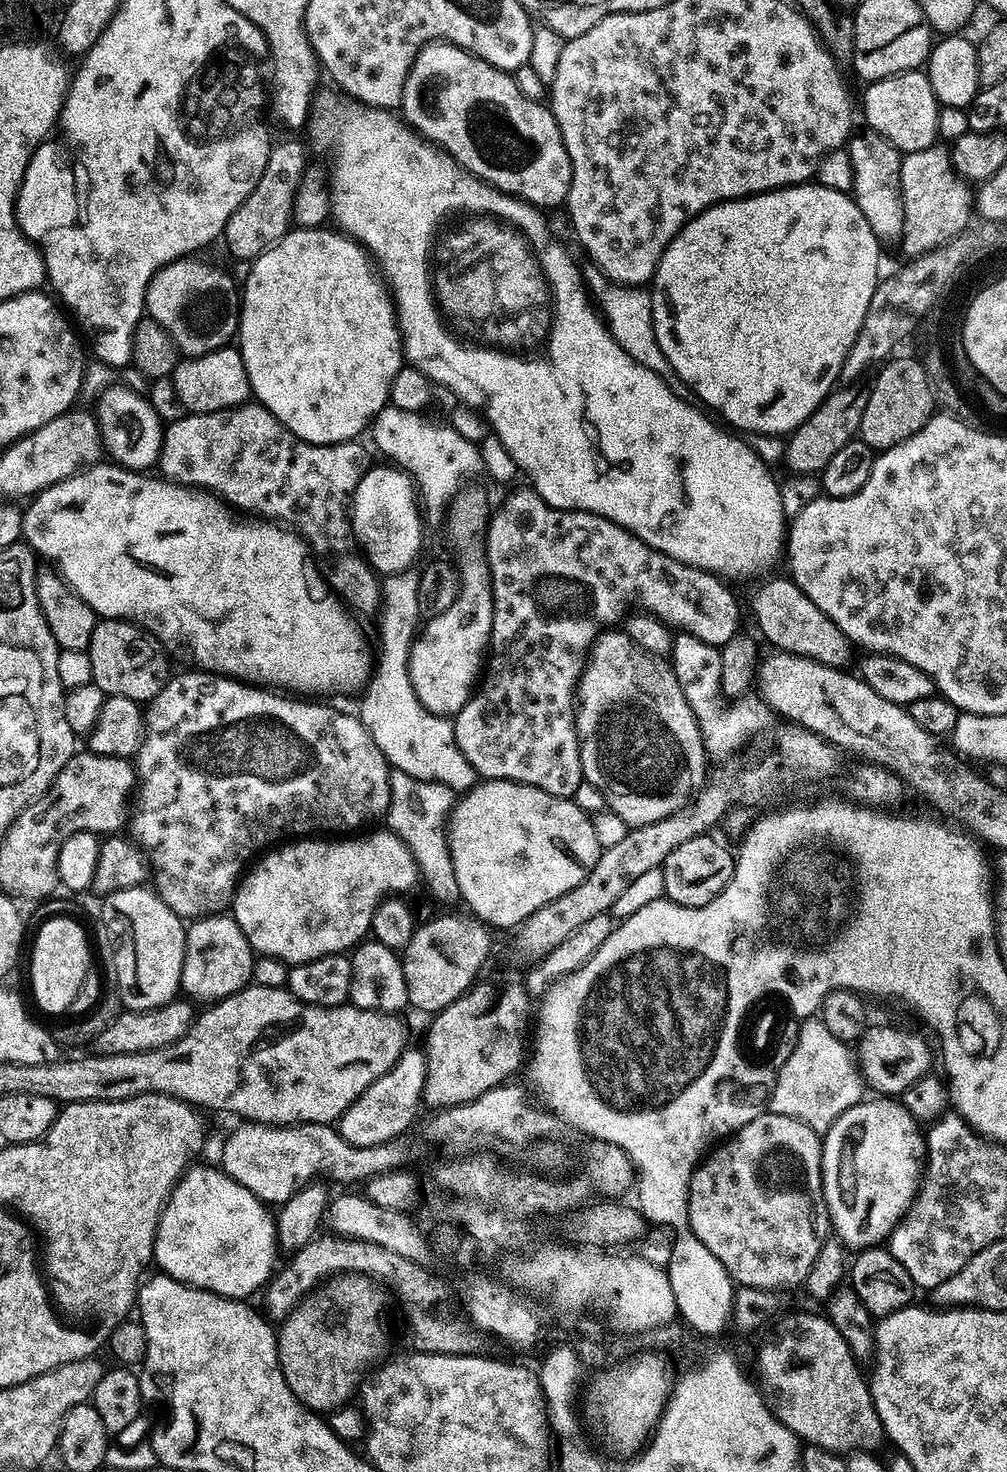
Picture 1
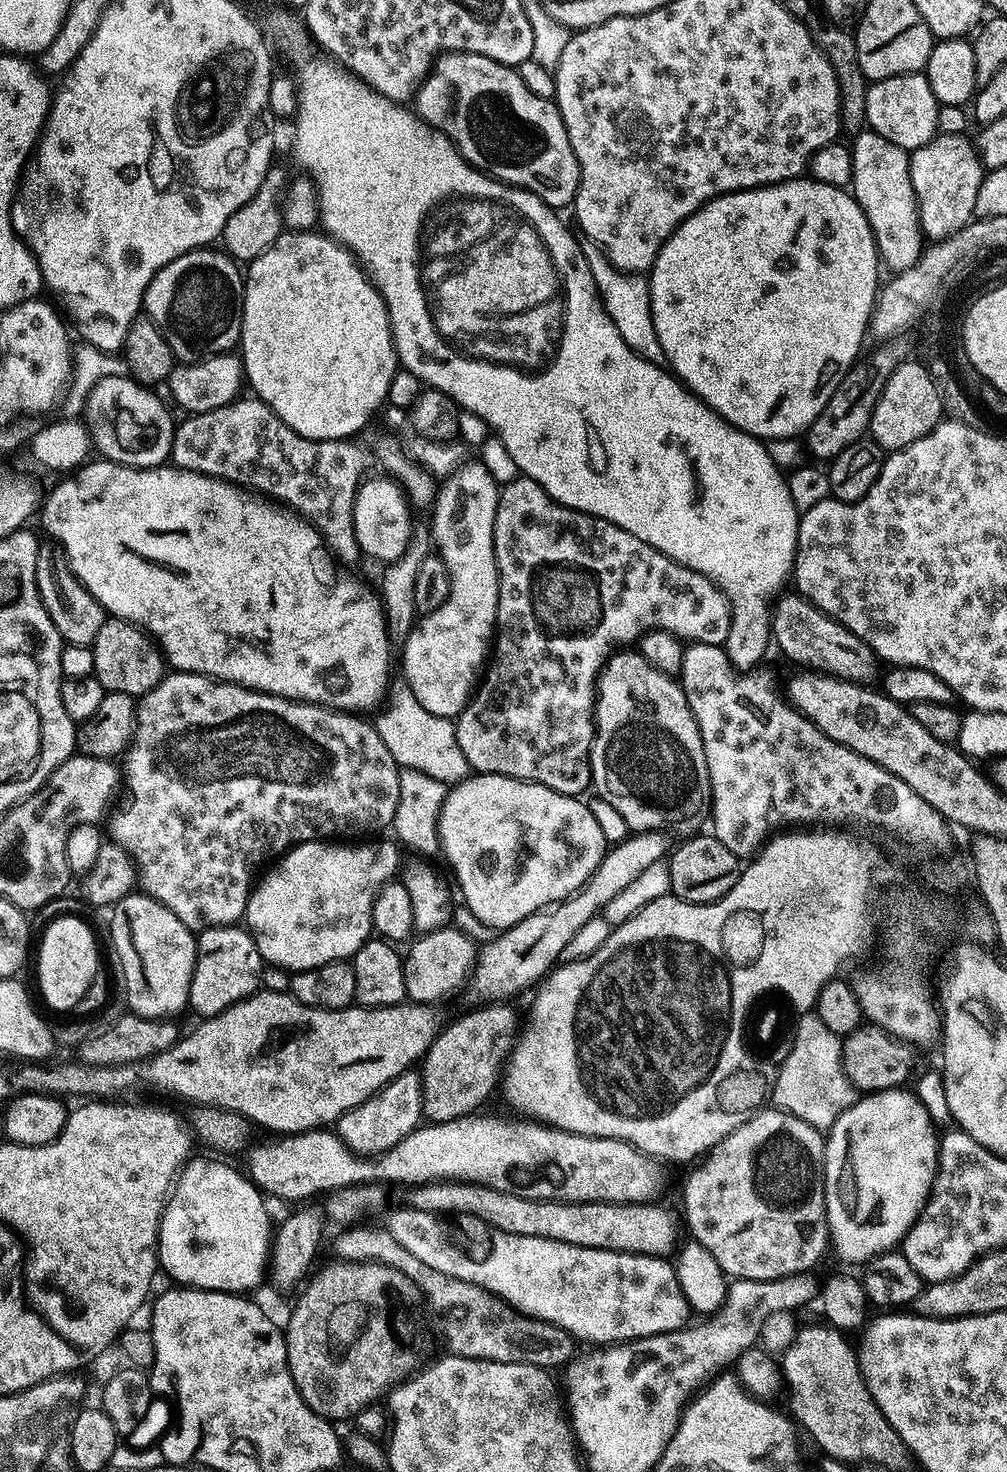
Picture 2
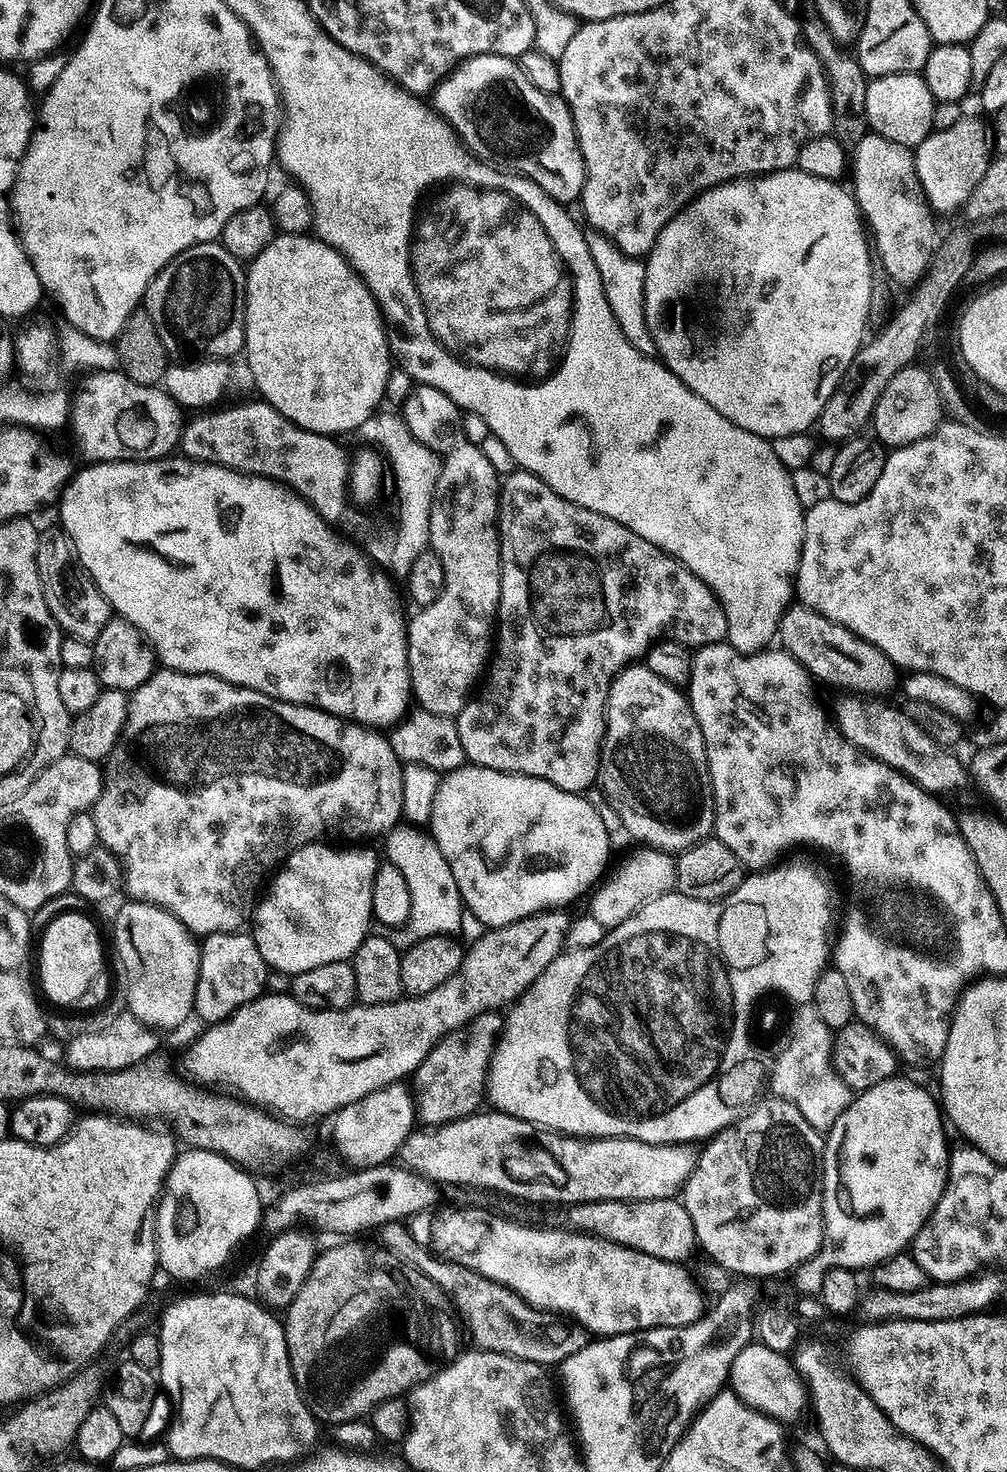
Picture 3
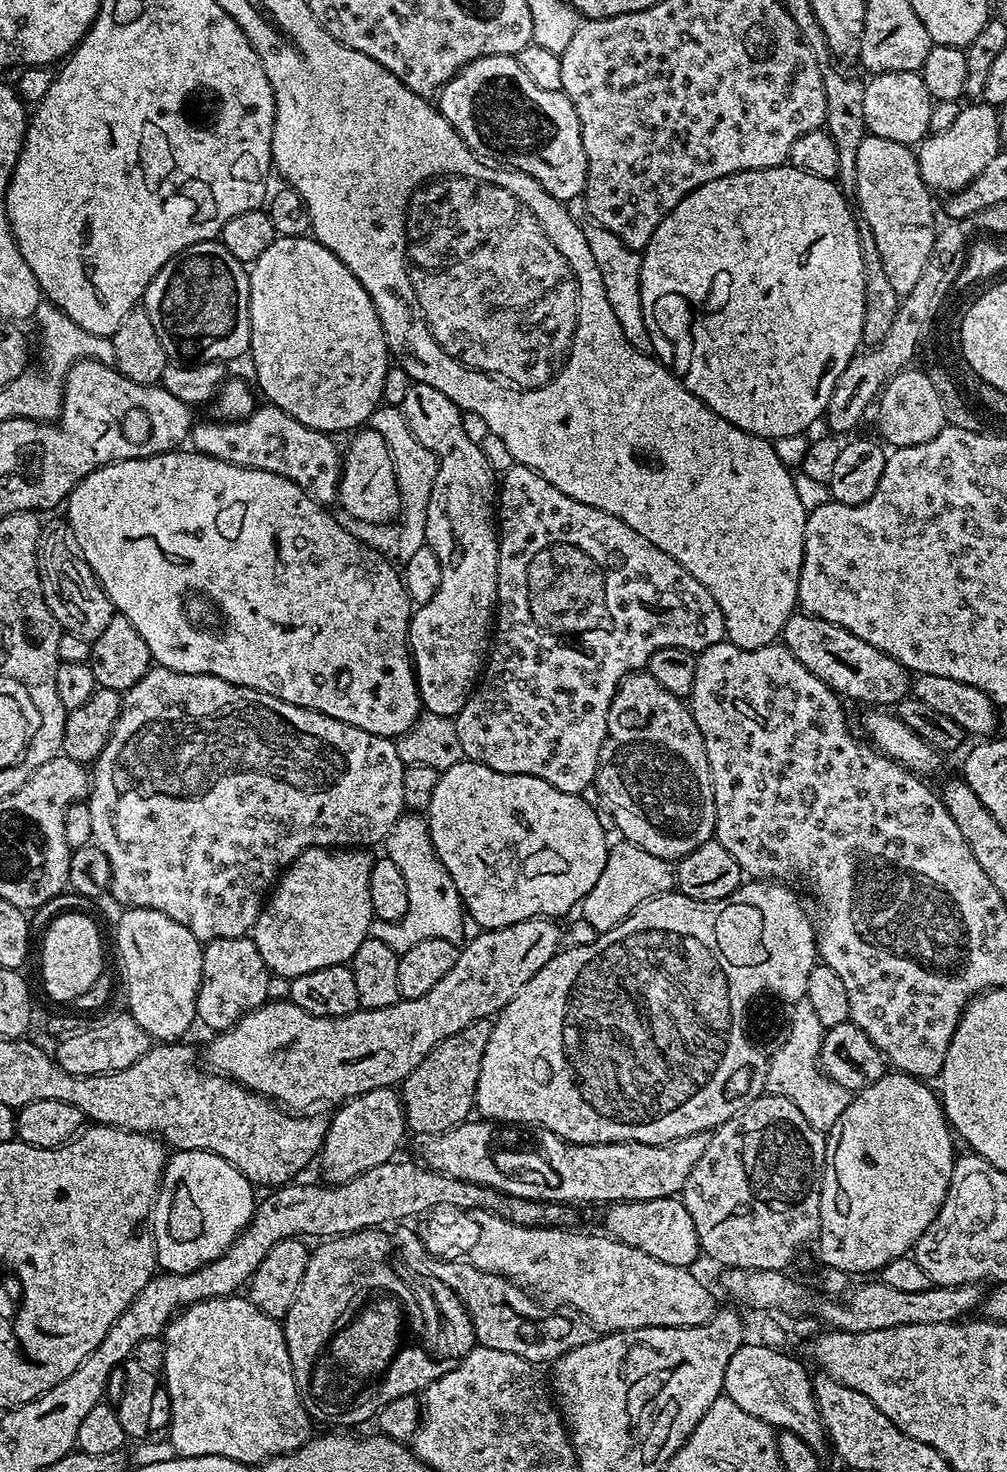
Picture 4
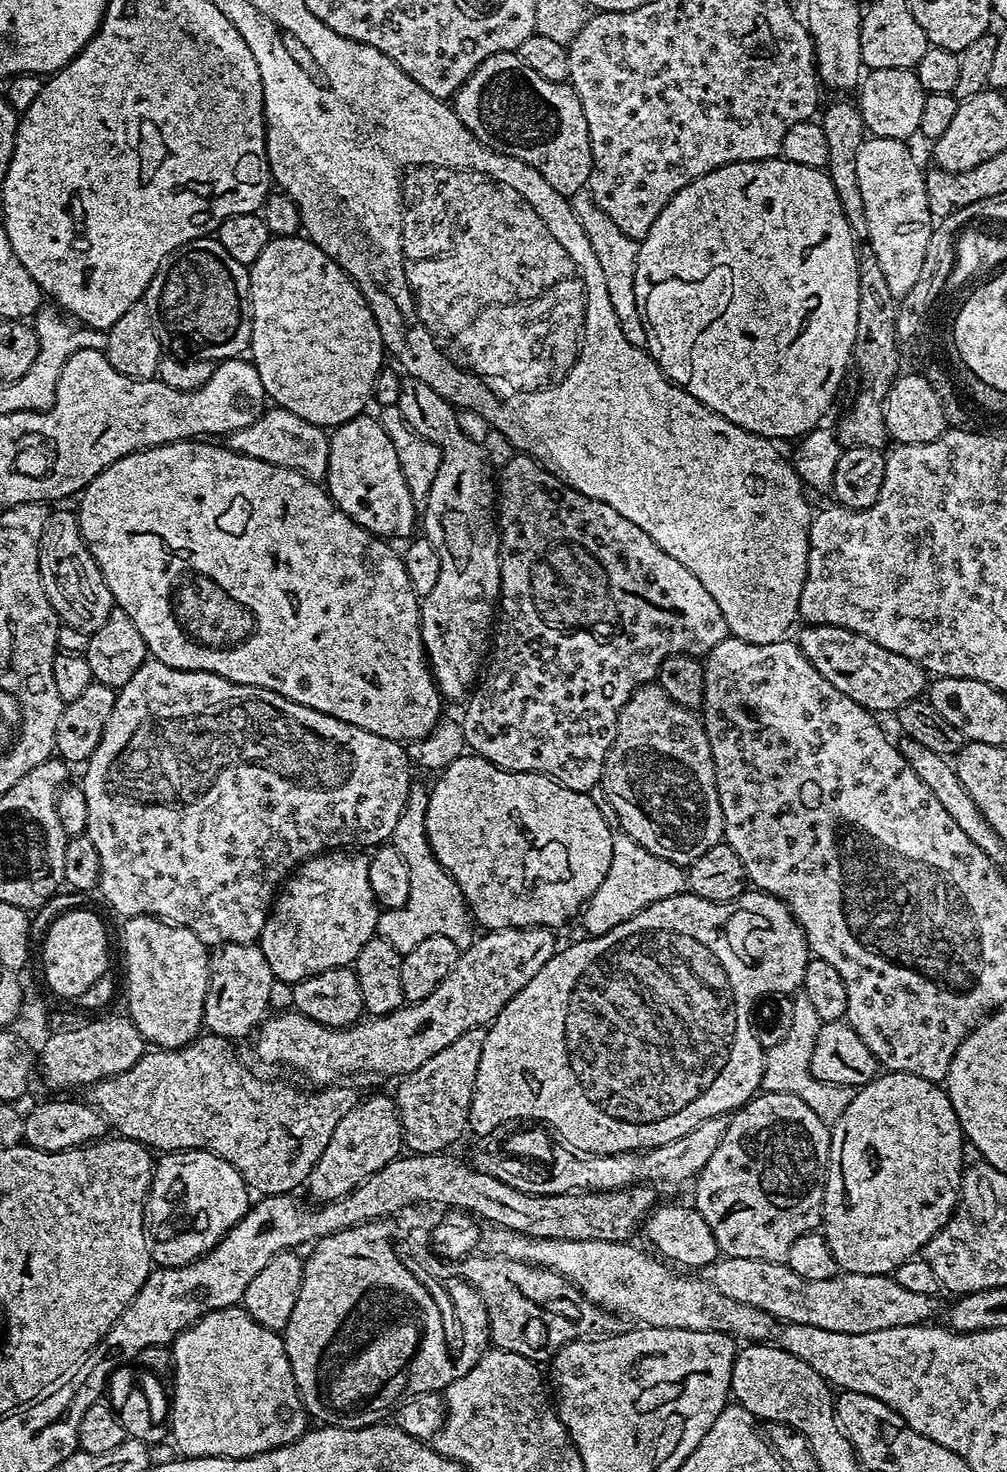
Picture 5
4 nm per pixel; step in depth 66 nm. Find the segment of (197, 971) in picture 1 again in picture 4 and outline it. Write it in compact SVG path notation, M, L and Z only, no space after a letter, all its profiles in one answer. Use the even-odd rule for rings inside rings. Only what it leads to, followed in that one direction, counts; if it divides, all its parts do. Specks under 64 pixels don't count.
M239 936L209 940L203 945L203 950L200 993L196 999L196 1014L201 1025L204 1023L211 1030L230 1028L245 1012L269 1003L270 973L262 954L258 954L255 939Z

